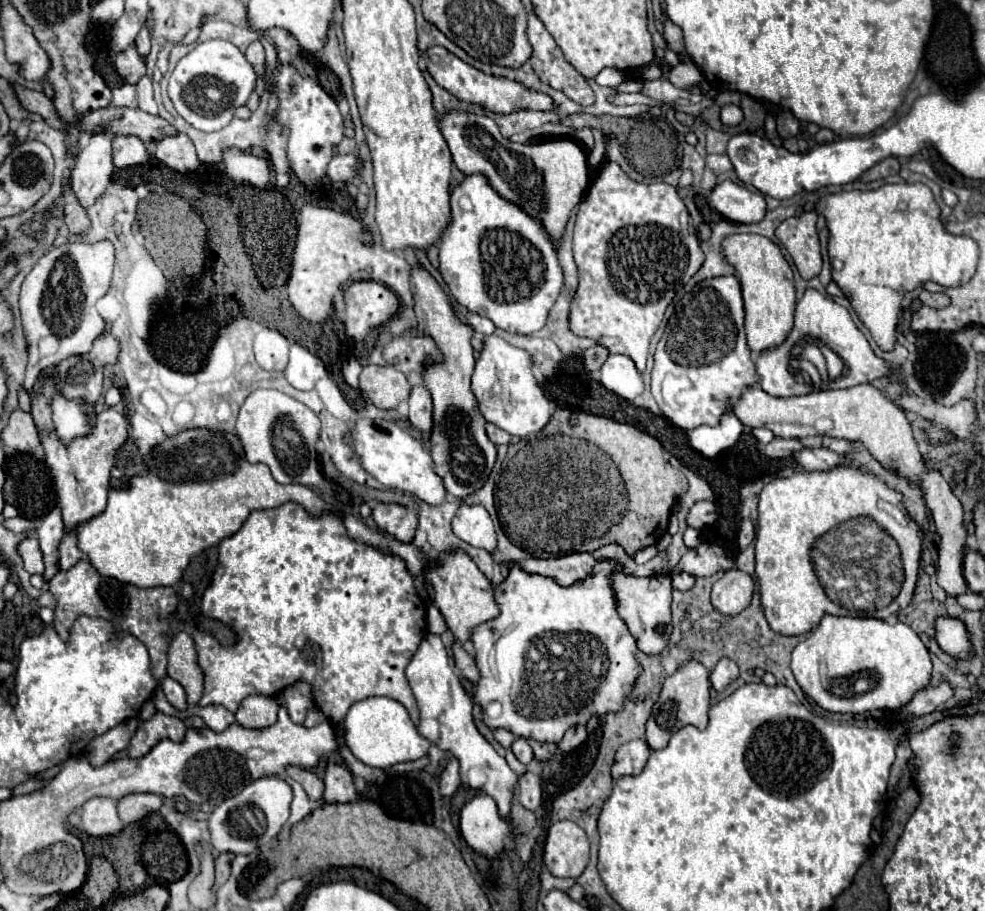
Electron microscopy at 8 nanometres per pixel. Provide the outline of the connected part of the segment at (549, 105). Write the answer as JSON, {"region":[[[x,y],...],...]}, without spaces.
{"region":[[[431,48],[425,54],[425,58],[429,62],[429,74],[435,78],[435,82],[439,82],[439,86],[443,86],[447,92],[455,94],[459,100],[477,104],[477,106],[481,106],[489,112],[495,112],[495,114],[511,114],[511,112],[517,112],[517,110],[549,112],[549,110],[557,108],[557,104],[547,94],[525,88],[523,84],[519,84],[515,80],[509,80],[509,78],[503,78],[503,76],[489,76],[489,74],[465,64],[461,58],[457,58],[455,54],[451,54],[445,48]]]}

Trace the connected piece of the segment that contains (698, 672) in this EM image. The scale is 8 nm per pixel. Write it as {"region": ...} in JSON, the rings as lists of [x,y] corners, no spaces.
{"region":[[[687,660],[683,662],[675,674],[665,678],[663,690],[659,694],[659,700],[655,702],[651,716],[647,720],[647,744],[651,750],[659,750],[667,746],[669,738],[673,732],[679,728],[691,724],[699,730],[707,728],[707,712],[709,712],[709,670],[697,662],[697,660]]]}

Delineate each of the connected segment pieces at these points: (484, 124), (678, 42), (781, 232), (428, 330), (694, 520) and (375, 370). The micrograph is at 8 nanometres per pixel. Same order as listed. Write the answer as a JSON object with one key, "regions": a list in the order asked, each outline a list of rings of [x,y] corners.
{"regions":[[[[447,112],[441,120],[441,132],[449,144],[455,166],[465,176],[483,174],[501,198],[507,198],[509,202],[515,202],[515,206],[527,210],[527,214],[547,230],[547,236],[557,250],[569,214],[581,202],[589,184],[587,156],[583,148],[569,138],[545,144],[517,144],[503,138],[499,126],[491,118],[467,112]]],[[[665,16],[663,18],[663,38],[665,38],[665,42],[667,42],[667,48],[669,50],[673,50],[675,54],[685,54],[685,44],[683,44],[683,34],[681,34],[681,30],[673,24],[673,22],[669,22],[669,18]]],[[[810,211],[781,222],[775,232],[777,240],[791,254],[797,272],[801,274],[803,280],[811,280],[819,276],[823,266],[821,244],[815,224],[817,224],[817,212]]],[[[415,264],[411,268],[411,290],[415,296],[415,314],[419,322],[417,332],[431,336],[443,356],[441,362],[425,364],[423,370],[423,384],[433,396],[433,430],[429,440],[435,474],[443,478],[449,494],[465,498],[485,484],[497,458],[497,448],[485,434],[485,418],[479,412],[475,394],[471,394],[471,374],[475,368],[471,346],[473,328],[457,318],[451,298],[423,264]]],[[[695,502],[687,512],[687,526],[697,530],[707,524],[713,524],[715,520],[717,520],[717,512],[713,502]]],[[[373,364],[363,366],[359,374],[359,388],[381,410],[397,408],[397,404],[411,392],[411,384],[401,370],[397,370],[395,366]]]]}

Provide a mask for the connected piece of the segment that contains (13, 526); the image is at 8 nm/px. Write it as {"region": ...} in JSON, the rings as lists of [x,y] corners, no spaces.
{"region":[[[11,518],[11,520],[3,520],[3,526],[9,528],[11,532],[17,532],[17,534],[31,534],[35,530],[35,524],[29,522],[29,520],[23,520],[23,518]]]}

